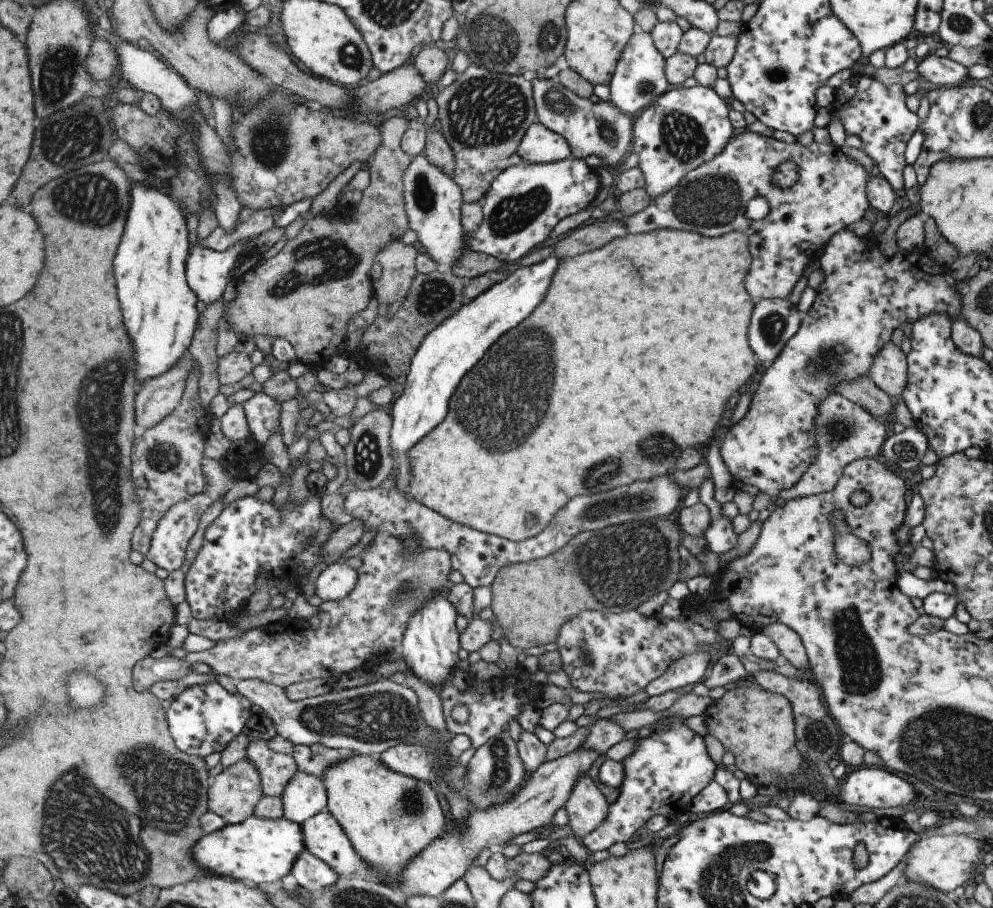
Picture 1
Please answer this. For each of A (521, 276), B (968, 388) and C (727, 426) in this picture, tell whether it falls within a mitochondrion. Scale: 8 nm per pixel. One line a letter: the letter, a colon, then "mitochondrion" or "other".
A: other
B: other
C: other

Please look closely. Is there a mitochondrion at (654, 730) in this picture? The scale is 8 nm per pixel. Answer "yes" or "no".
no

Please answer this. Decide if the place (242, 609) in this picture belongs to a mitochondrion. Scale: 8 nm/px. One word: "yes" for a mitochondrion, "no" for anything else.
no

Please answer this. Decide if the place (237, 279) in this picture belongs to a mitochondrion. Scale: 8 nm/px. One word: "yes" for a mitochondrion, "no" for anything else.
no

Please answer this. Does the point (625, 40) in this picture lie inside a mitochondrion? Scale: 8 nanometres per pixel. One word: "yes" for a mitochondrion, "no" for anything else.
no

